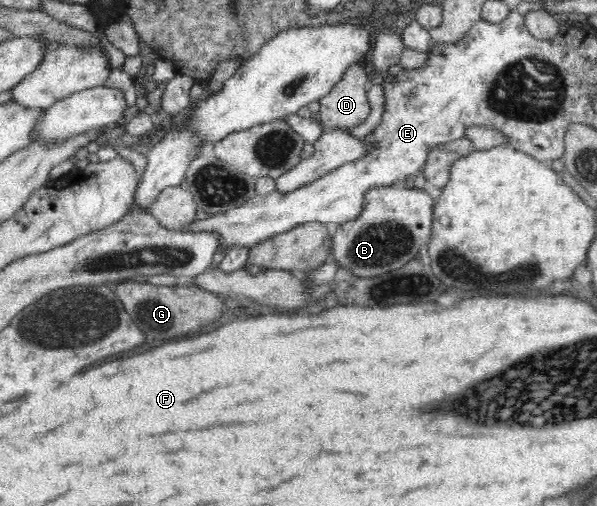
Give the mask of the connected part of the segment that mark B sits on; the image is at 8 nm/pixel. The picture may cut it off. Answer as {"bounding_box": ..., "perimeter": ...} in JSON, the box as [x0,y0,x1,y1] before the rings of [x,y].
{"bounding_box":[333,184,435,278],"perimeter":[[[400,184],[369,189],[365,191],[363,200],[363,210],[360,211],[359,217],[343,222],[333,233],[333,259],[343,267],[349,267],[356,278],[377,277],[387,271],[401,269],[419,255],[419,249],[427,245],[431,237],[432,207],[435,206],[435,199],[424,189],[405,188]]]}

